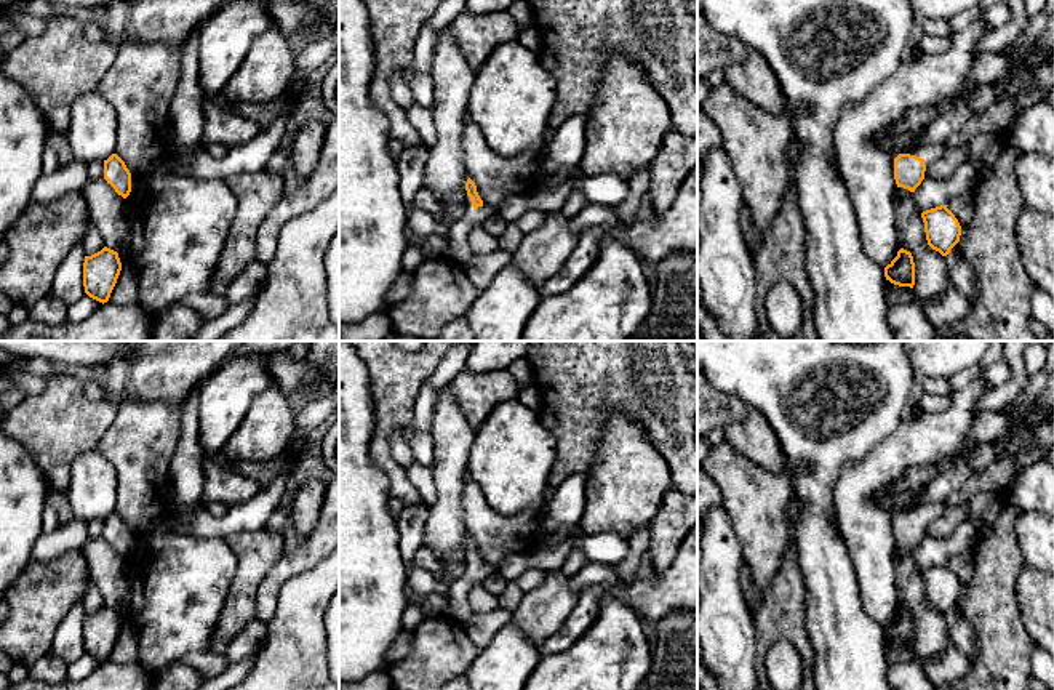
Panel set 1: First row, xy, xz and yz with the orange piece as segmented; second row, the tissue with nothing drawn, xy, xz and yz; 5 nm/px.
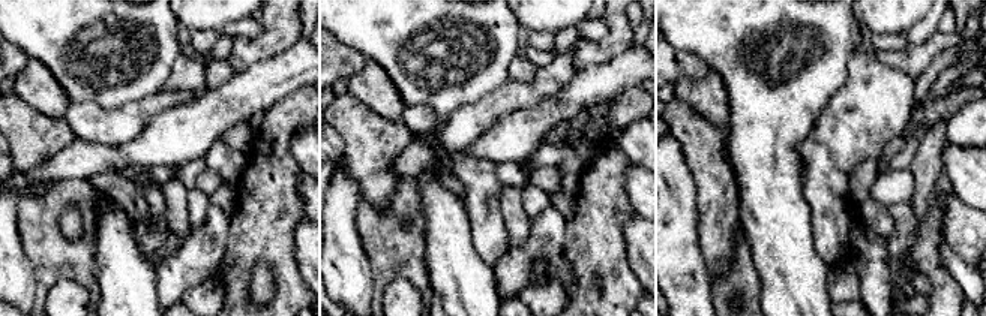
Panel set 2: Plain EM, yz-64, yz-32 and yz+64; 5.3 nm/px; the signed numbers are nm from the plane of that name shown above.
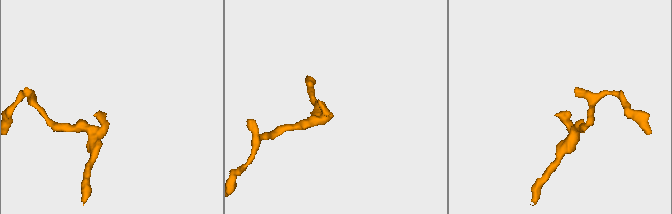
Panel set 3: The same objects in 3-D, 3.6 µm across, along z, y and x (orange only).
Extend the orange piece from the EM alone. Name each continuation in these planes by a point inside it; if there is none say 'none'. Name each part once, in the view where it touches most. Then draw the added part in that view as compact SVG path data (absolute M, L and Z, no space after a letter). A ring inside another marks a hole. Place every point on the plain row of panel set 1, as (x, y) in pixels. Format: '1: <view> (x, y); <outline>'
1: yz (931, 511); M944 499L944 501L918 506L916 509L908 512L923 517L924 519L923 522L926 524L926 528L928 528L936 519L942 517L952 507L953 506L948 504L947 499Z

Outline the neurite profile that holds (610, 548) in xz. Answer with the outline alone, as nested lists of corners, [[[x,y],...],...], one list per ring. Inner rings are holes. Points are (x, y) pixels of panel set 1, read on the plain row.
[[[614,532],[585,535],[579,541],[579,549],[589,564],[616,565],[627,557],[629,540]]]

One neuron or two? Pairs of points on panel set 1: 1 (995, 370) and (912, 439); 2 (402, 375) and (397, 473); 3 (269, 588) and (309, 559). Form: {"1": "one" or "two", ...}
{"1": "two", "2": "one", "3": "one"}

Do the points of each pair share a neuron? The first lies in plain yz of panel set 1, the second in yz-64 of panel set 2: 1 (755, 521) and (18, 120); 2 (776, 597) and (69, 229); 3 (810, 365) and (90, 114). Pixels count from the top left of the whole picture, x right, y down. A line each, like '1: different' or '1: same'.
1: same
2: different
3: different

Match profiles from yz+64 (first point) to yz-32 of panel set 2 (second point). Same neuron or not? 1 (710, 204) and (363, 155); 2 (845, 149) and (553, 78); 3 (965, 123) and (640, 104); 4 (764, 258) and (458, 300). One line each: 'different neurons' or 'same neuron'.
1: same neuron
2: same neuron
3: different neurons
4: same neuron

